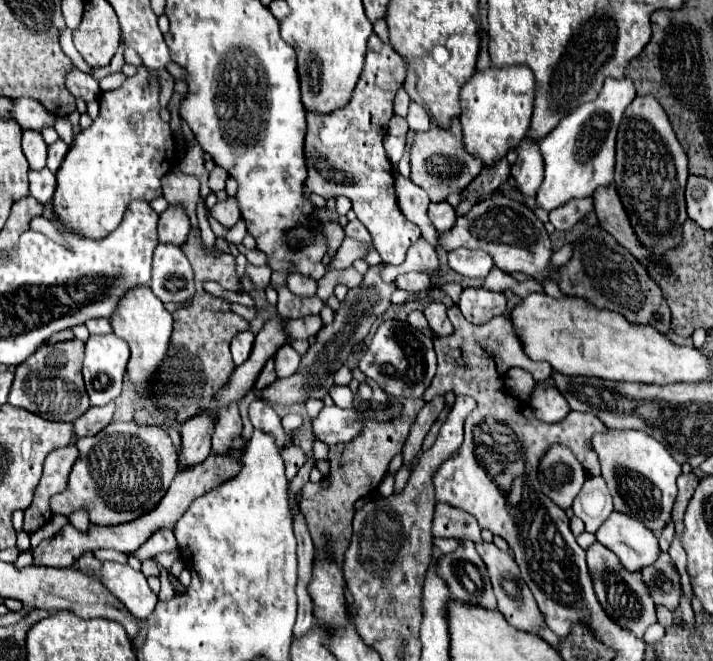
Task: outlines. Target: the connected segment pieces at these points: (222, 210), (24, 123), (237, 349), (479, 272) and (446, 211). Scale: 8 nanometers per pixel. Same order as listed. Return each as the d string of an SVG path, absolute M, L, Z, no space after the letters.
M227 197L225 201L217 201L217 205L209 213L213 219L217 219L225 227L233 227L241 219L239 205L237 205L235 197Z
M13 99L13 119L23 129L41 131L45 127L55 127L55 117L35 99Z
M245 331L231 341L231 353L233 353L235 365L241 365L249 357L251 347L253 347L253 339L255 339L255 335L251 331Z
M455 249L449 253L449 267L461 273L463 277L483 279L495 267L495 263L491 261L491 255L487 255L485 251Z
M441 201L441 203L429 205L429 219L435 225L435 229L443 233L443 231L451 231L457 215L455 215L455 209L447 201Z

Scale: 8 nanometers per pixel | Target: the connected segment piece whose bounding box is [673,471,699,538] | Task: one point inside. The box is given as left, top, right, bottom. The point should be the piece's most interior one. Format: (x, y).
(687, 484)

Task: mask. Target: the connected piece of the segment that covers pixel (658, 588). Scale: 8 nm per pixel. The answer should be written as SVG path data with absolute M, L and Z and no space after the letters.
M661 553L653 565L643 567L641 575L657 607L667 607L669 611L675 611L679 607L681 581L669 553Z

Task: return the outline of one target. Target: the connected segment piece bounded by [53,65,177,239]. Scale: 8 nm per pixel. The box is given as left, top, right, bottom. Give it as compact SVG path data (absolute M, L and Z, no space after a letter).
M139 65L137 73L133 77L127 77L119 89L105 91L99 97L99 105L101 105L99 117L93 121L91 127L83 129L75 137L63 161L63 167L59 167L57 171L57 191L53 195L53 207L57 217L63 219L63 223L69 223L75 231L93 239L105 237L111 231L115 231L115 227L119 227L131 201L139 199L149 203L163 195L161 177L175 167L177 149L175 149L171 127L163 123L159 117L161 111L159 89L161 89L159 79L151 75L147 67Z

